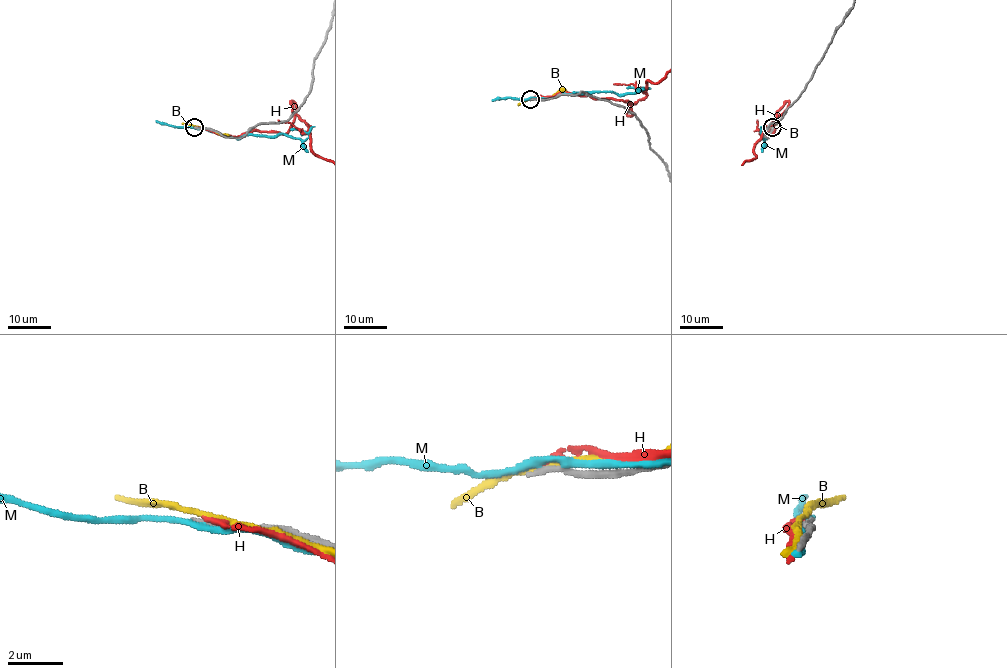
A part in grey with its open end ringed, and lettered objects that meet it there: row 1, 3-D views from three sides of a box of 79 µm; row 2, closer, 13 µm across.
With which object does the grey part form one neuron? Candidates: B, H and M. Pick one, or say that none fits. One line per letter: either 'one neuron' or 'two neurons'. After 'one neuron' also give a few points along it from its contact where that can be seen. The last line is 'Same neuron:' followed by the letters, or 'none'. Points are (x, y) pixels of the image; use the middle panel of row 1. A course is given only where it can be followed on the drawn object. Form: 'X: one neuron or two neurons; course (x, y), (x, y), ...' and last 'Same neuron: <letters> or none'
B: two neurons
H: two neurons
M: two neurons
Same neuron: none

